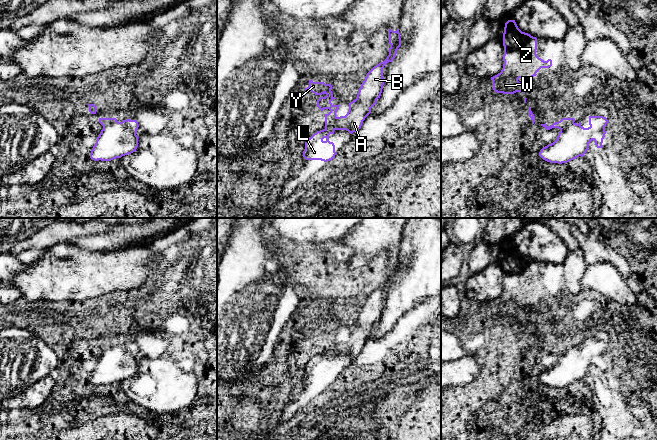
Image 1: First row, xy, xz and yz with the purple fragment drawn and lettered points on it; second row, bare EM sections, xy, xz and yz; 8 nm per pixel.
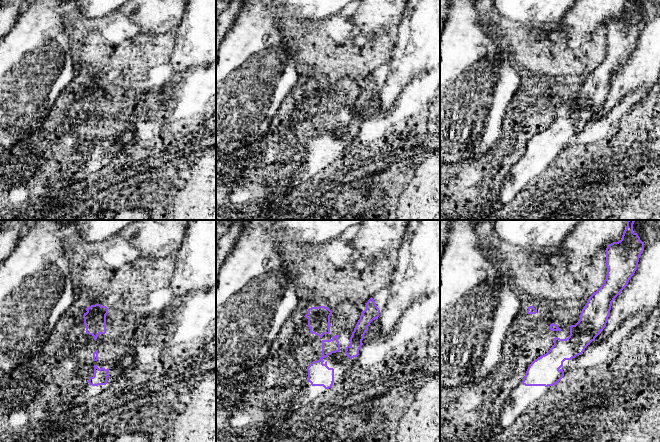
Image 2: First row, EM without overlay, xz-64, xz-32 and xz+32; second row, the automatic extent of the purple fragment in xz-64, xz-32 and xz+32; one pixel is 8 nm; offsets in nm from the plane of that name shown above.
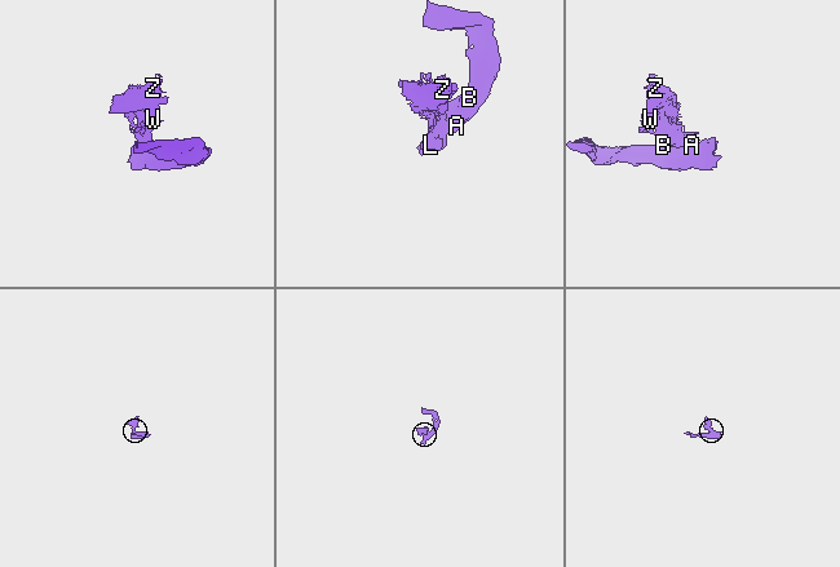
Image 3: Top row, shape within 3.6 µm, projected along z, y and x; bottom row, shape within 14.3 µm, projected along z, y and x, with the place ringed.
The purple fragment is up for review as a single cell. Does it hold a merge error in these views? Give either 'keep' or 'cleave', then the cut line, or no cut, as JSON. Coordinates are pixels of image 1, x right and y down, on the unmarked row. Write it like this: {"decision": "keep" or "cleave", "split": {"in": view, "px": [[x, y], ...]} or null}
{"decision": "cleave", "split": {"in": "xy", "px": [[116, 344], [107, 347], [103, 351]]}}

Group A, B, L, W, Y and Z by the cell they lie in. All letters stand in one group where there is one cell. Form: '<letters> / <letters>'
A B L / W Y Z

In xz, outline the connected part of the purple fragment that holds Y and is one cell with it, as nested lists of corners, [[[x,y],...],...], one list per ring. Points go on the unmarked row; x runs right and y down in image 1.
[[[309,304],[309,310],[305,314],[320,319],[321,321],[317,324],[317,331],[323,336],[324,333],[329,333],[328,338],[324,338],[325,341],[325,352],[336,344],[336,336],[340,329],[333,329],[331,325],[336,323],[332,318],[332,309],[325,308],[324,306],[313,306]]]

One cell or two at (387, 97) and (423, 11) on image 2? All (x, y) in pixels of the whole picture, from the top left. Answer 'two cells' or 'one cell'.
one cell

